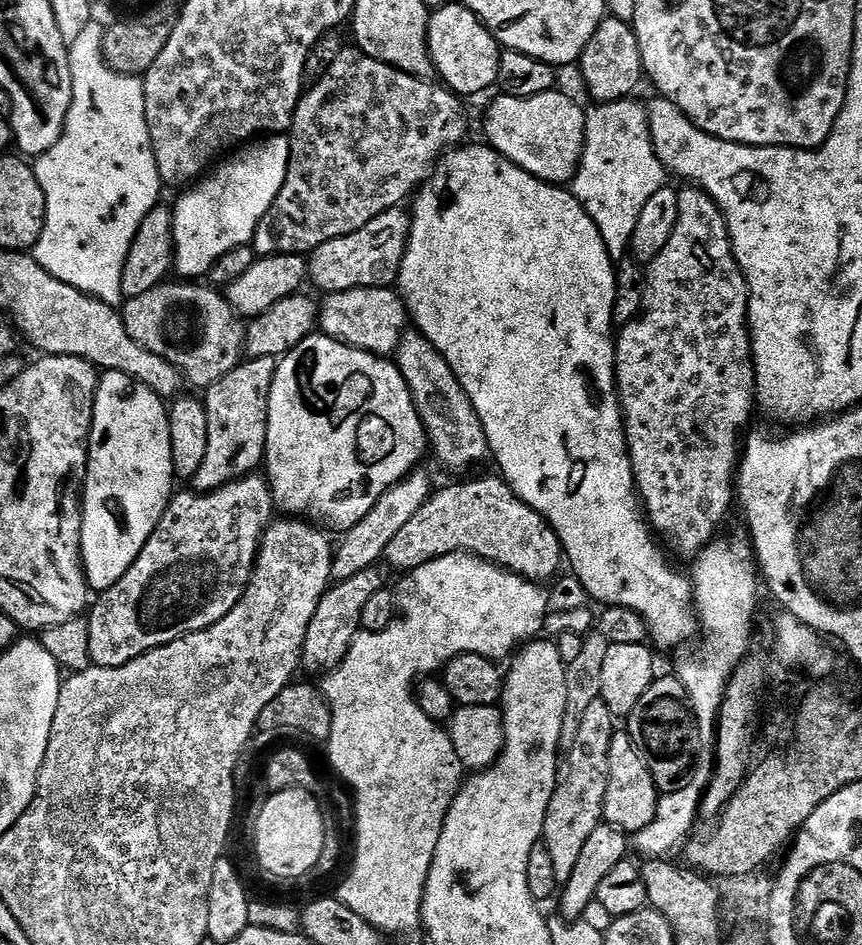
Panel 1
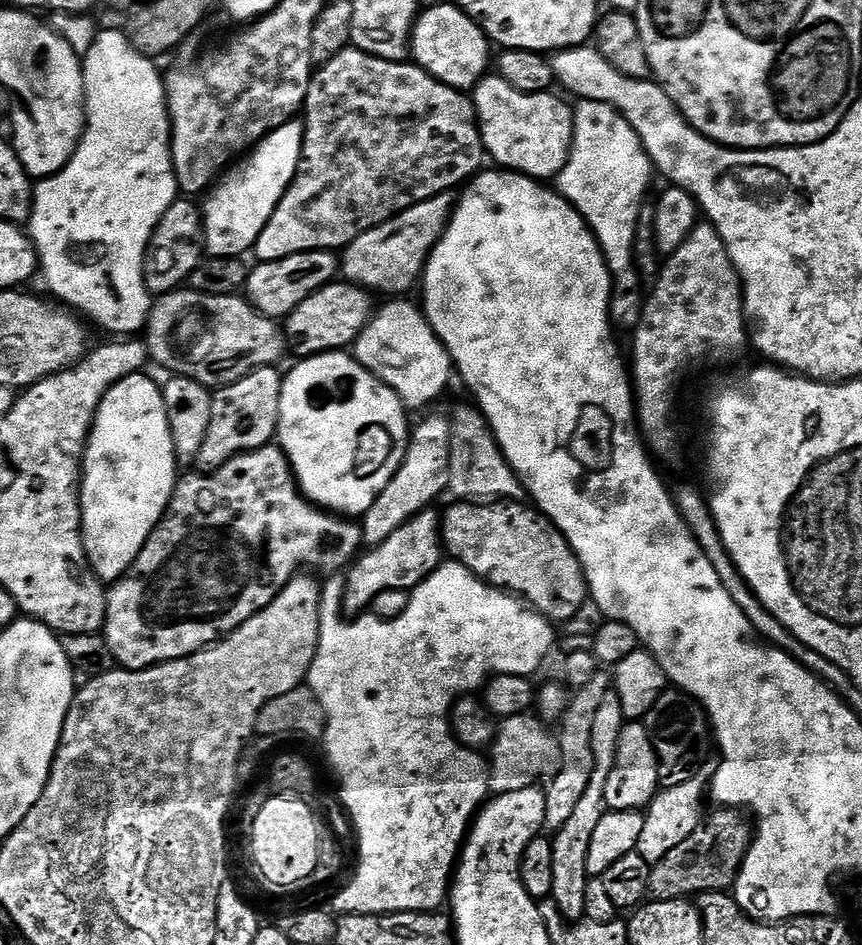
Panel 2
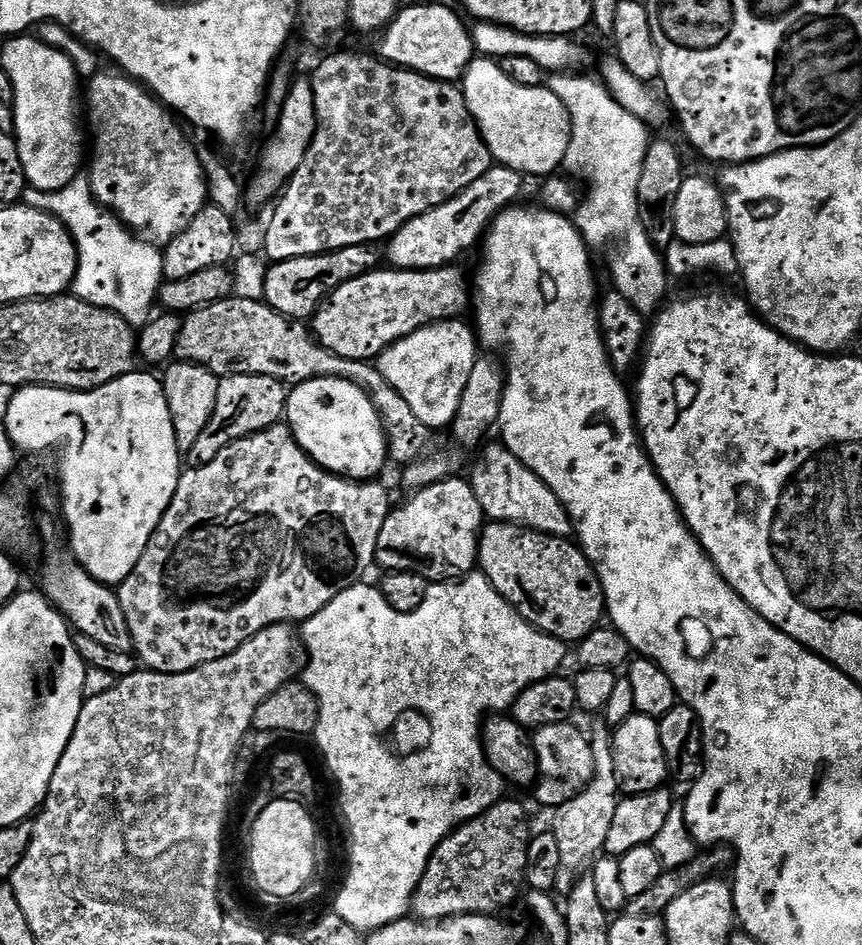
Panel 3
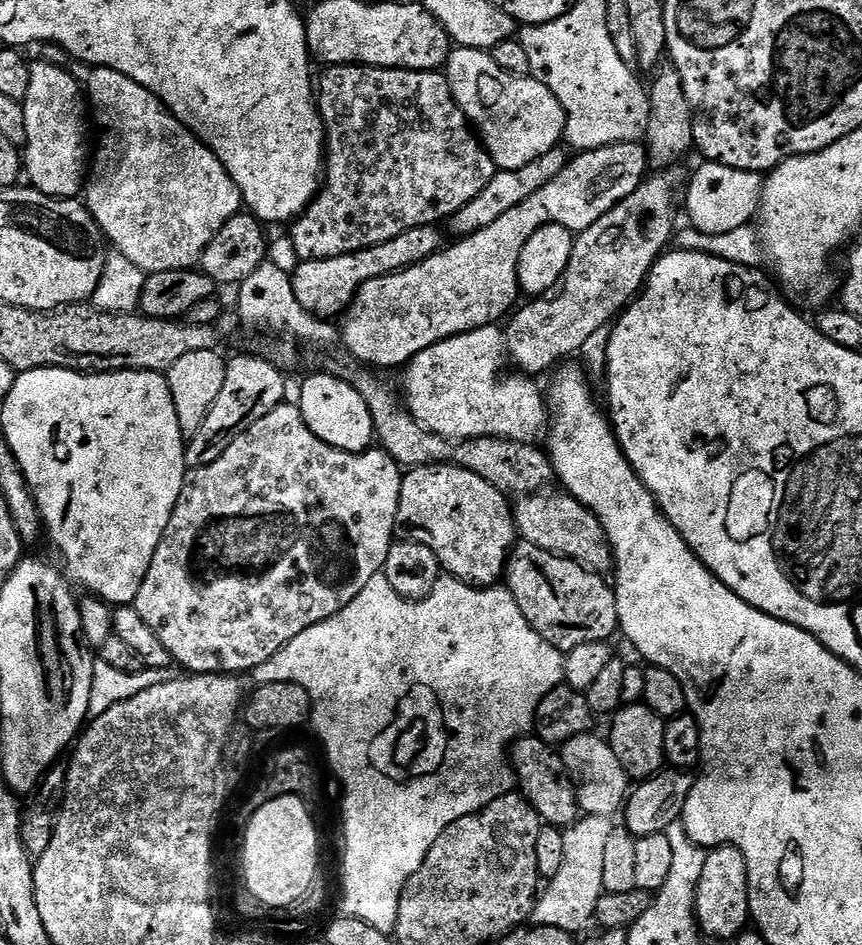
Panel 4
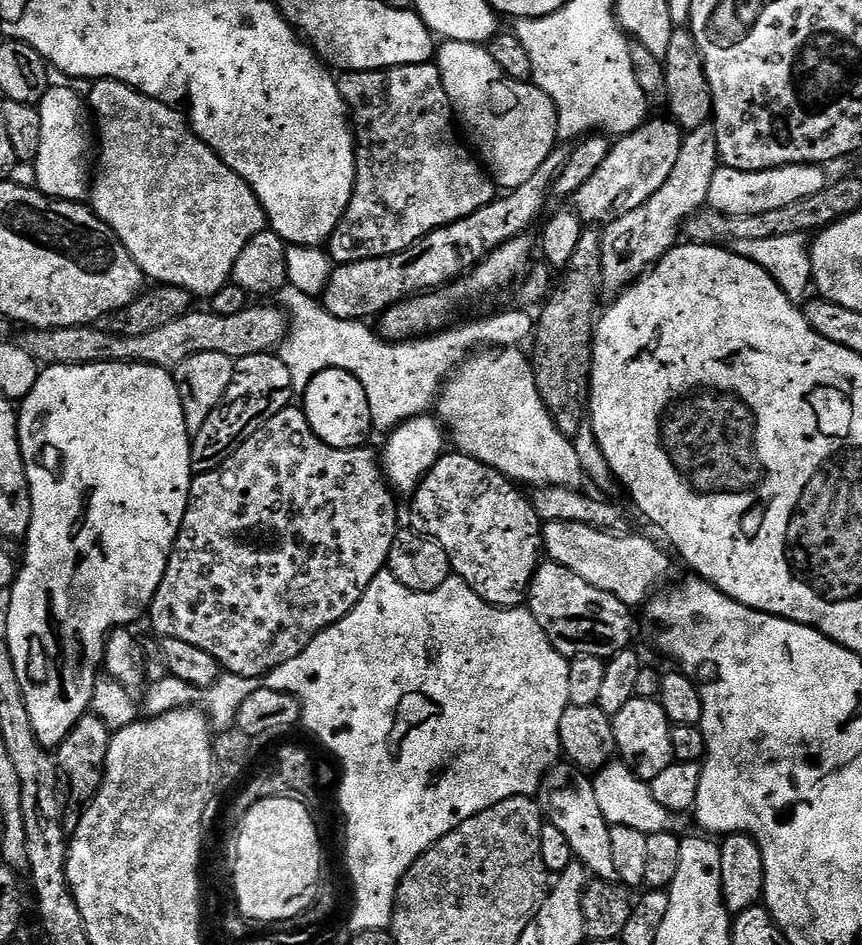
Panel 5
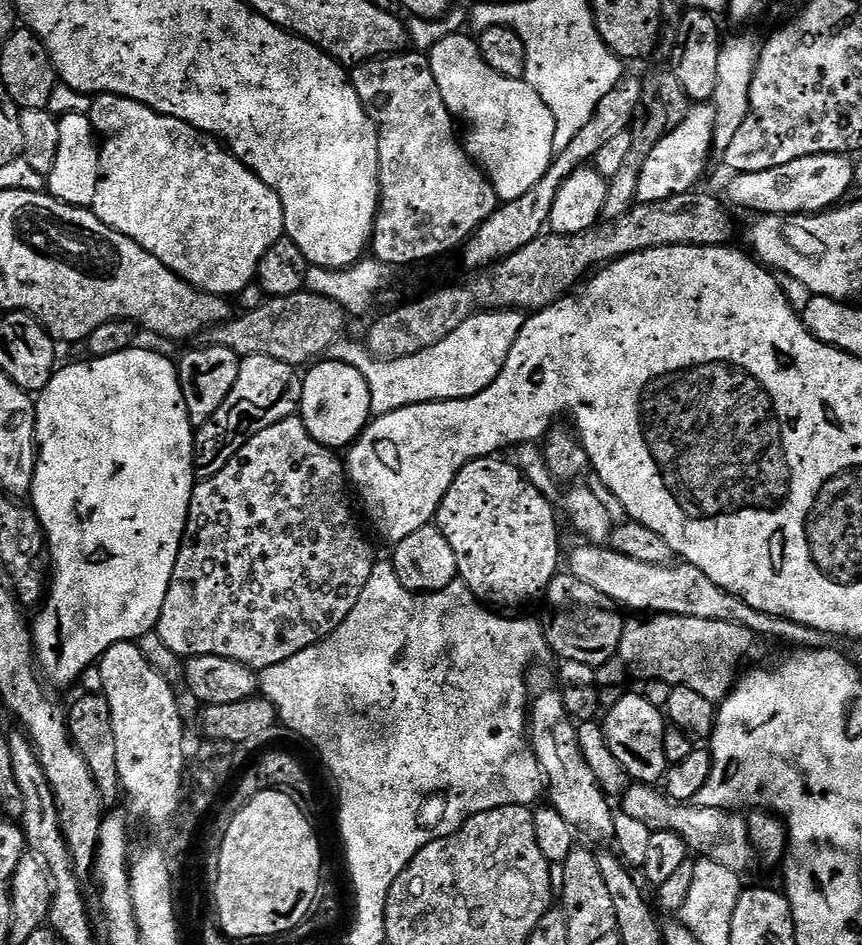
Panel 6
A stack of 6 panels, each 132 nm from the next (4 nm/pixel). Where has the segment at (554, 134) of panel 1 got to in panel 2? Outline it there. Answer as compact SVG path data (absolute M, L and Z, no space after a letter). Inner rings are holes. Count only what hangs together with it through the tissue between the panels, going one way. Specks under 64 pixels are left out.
M499 74L485 75L484 79L474 89L476 118L480 121L480 137L484 140L484 150L489 157L497 160L499 167L504 170L520 172L523 176L533 177L541 182L559 177L566 166L568 155L572 149L572 118L573 109L558 97L552 96L551 91L538 94L526 94L514 90L510 82L506 82Z

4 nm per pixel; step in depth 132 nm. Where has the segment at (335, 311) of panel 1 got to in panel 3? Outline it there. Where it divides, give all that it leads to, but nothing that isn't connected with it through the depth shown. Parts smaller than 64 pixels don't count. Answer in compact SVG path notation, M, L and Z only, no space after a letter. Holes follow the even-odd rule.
M453 318L440 320L437 324L427 324L424 328L414 330L414 334L394 342L378 358L378 367L386 382L390 382L390 386L394 386L394 390L398 390L402 398L406 398L406 403L410 405L410 410L414 410L414 415L433 430L447 429L458 414L458 406L462 402L470 372L474 370L478 359L477 333L471 327L468 329L464 322L463 319Z

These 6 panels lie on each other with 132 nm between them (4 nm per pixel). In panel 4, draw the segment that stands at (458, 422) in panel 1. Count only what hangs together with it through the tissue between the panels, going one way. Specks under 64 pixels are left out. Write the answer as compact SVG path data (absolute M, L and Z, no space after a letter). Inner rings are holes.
M552 494L526 496L515 501L516 531L522 537L523 543L533 544L567 560L576 560L591 572L611 573L614 568L612 547L596 515L572 496L548 495Z

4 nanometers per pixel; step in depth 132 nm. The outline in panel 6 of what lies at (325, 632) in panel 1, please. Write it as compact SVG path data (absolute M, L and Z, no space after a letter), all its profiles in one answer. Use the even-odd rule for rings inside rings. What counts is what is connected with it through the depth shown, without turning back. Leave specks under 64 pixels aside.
M484 456L470 461L454 478L450 490L446 490L434 524L446 542L450 542L459 579L467 584L473 597L485 605L508 610L504 608L524 608L539 600L541 603L548 595L550 582L558 574L556 567L562 564L562 556L560 560L560 528L556 525L557 509L553 501L543 496L515 463L507 464L500 459L504 458Z

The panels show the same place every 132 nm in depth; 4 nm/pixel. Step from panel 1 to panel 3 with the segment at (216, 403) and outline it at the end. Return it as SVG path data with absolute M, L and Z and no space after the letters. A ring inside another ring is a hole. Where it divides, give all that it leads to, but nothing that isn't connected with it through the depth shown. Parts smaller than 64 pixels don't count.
M242 374L223 377L218 386L218 406L214 406L214 414L206 425L206 430L202 430L198 442L194 442L194 447L186 453L187 467L206 466L206 462L214 462L214 458L218 458L226 446L281 423L286 416L288 394L285 381L269 376Z

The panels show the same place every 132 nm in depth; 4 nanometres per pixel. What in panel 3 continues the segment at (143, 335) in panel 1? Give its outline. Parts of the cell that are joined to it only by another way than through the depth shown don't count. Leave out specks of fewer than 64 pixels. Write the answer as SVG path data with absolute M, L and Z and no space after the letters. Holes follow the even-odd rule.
M233 295L231 300L214 302L196 312L187 313L183 322L174 353L177 361L201 364L221 378L250 374L269 376L293 385L331 376L349 380L357 384L379 410L380 421L388 436L388 459L393 465L407 466L420 457L429 455L433 429L426 427L414 415L406 398L402 398L402 394L398 394L398 390L386 382L375 363L342 358L326 350L307 323L289 320L281 312L275 312L263 299L247 300Z

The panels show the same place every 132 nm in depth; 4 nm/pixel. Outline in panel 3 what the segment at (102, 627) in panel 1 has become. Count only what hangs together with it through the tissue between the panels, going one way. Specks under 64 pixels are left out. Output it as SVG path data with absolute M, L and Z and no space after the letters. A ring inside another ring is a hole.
M284 422L226 446L226 450L222 450L222 454L218 454L214 462L206 462L206 466L181 471L178 490L174 490L174 498L162 522L158 522L158 530L154 530L130 578L126 578L118 586L122 614L126 614L126 624L130 626L132 646L139 663L150 672L182 674L198 666L206 666L206 662L226 658L226 654L234 654L238 646L242 646L250 638L254 638L254 634L270 626L303 622L318 614L318 610L334 602L334 598L338 598L342 590L361 583L367 577L364 575L367 574L368 567L376 564L378 534L382 534L382 526L393 504L394 501L388 497L387 490L380 485L380 482L347 480L345 476L336 476L325 468L317 466L306 454L306 450L298 444L291 428Z

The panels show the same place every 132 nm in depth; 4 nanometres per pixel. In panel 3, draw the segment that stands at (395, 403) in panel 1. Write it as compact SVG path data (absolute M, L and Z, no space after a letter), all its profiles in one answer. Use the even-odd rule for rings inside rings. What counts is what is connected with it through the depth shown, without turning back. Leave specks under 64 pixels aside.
M317 378L295 385L288 394L286 423L306 454L320 468L347 480L376 480L388 459L388 436L374 402L354 382Z

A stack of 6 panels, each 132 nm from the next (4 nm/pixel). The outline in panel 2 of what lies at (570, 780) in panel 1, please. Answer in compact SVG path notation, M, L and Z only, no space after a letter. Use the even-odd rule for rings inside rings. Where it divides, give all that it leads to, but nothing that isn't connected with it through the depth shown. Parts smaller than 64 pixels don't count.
M614 690L608 691L606 698L598 705L594 717L594 730L590 730L590 746L594 746L594 770L590 774L590 786L586 786L586 794L578 798L578 806L574 806L574 814L555 833L552 840L553 848L553 890L551 903L560 915L569 922L580 922L585 919L586 890L589 874L586 870L586 854L590 854L590 838L598 822L602 822L606 805L606 782L610 778L610 770L614 770L614 762L618 754L618 738L625 726L622 714L622 702L618 702L618 694Z

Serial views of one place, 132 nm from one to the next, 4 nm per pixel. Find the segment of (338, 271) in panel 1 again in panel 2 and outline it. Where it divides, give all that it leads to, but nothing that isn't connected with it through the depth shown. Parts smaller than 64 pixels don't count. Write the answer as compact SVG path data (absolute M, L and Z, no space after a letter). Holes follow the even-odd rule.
M444 192L402 210L386 222L366 230L366 234L358 234L358 238L347 244L339 257L338 268L343 279L376 294L392 292L388 294L396 298L408 294L415 284L417 287L421 283L424 264L433 246L440 240L440 235L447 228L453 207L453 193Z

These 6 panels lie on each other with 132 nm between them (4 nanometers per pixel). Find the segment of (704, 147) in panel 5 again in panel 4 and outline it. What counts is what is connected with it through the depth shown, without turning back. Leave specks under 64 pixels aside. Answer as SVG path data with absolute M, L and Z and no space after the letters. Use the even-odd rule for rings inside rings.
M651 180L641 184L640 189L634 194L630 194L630 198L626 198L621 204L614 206L614 210L610 210L602 218L598 218L598 222L594 222L594 226L590 226L573 239L570 262L564 271L562 283L555 293L557 296L553 300L548 300L549 298L533 299L528 302L532 304L526 305L524 309L521 307L507 321L509 324L508 328L506 327L506 352L511 363L513 360L520 367L517 369L523 375L529 378L540 378L543 372L550 371L549 373L551 373L561 362L575 357L572 355L579 348L586 347L604 327L607 329L639 297L645 287L649 272L665 249L673 243L674 229L677 227L676 200L672 197L671 182Z

